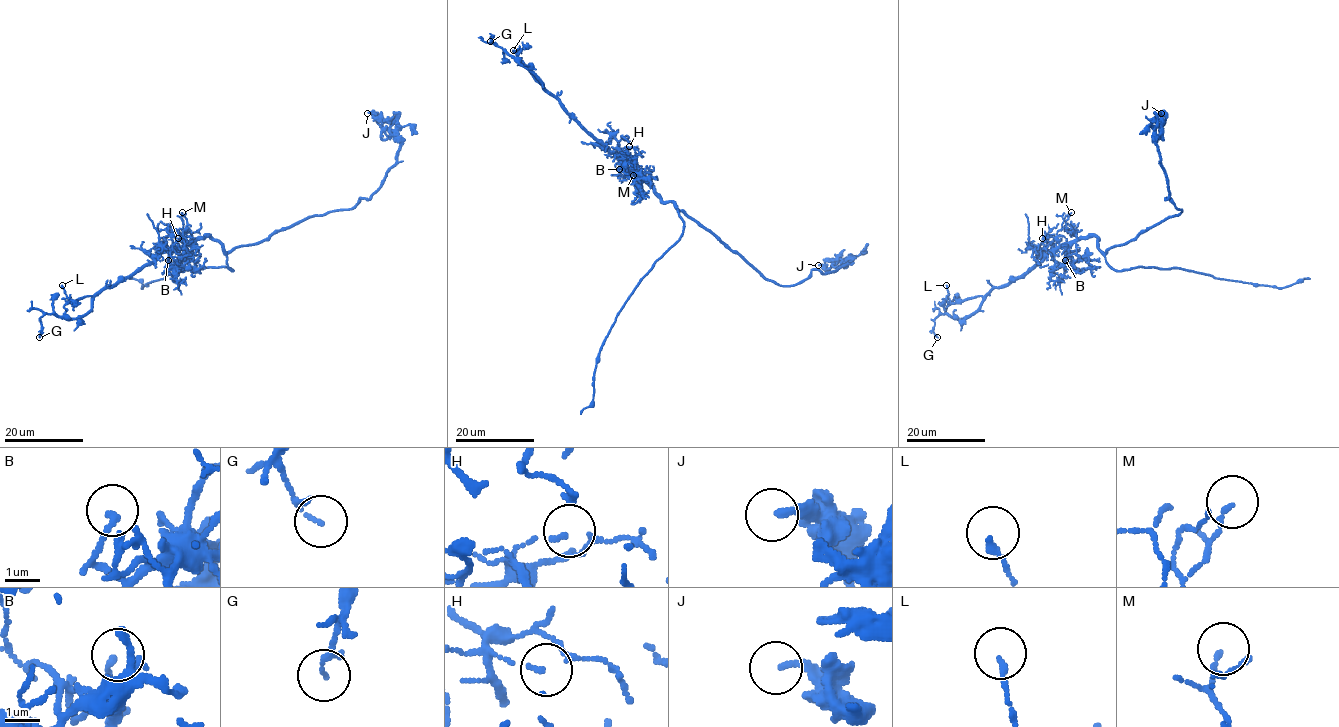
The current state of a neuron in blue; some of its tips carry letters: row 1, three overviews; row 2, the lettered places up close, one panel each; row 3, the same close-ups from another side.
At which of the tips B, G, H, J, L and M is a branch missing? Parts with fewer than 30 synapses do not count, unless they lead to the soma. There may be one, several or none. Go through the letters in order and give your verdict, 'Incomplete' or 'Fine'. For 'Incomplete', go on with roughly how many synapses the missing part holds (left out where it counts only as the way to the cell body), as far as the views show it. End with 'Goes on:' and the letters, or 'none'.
B: Fine
G: Fine
H: Fine
J: Fine
L: Fine
M: Fine
Goes on: none

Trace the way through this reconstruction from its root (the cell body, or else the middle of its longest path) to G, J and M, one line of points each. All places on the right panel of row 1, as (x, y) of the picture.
G: (1104, 253), (1095, 236), (1062, 243), (1020, 276), (996, 287), (969, 316), (940, 313), (932, 330), (937, 337)
J: (1104, 253), (1182, 210), (1169, 198), (1166, 200), (1169, 196), (1168, 180), (1155, 140), (1166, 117), (1161, 113)
M: (1104, 253), (1098, 248), (1095, 236), (1077, 237), (1066, 222), (1071, 212)

